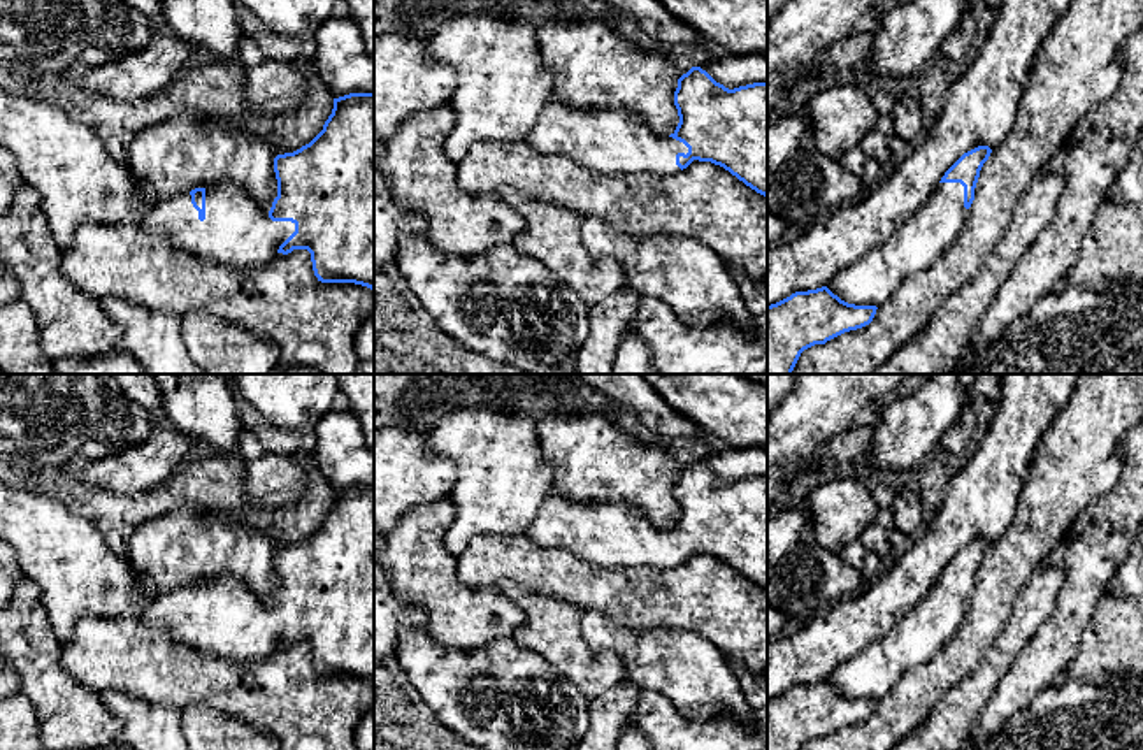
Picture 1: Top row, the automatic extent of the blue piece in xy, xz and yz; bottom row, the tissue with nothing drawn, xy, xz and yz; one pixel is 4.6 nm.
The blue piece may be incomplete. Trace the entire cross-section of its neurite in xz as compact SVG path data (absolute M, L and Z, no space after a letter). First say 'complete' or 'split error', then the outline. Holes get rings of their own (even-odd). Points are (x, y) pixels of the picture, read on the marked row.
split error | M701 67L678 79L679 123L665 137L622 107L574 111L553 97L525 141L597 174L678 174L694 160L723 167L767 197L767 83L734 90Z

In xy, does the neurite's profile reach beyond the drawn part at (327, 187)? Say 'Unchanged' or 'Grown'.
Grown

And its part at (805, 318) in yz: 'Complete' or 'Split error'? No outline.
Split error

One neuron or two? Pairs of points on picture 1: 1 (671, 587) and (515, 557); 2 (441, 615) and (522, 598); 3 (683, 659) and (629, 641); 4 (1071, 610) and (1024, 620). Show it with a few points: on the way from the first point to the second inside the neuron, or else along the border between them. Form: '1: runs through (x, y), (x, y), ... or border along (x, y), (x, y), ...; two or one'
1: runs through (632, 587), (587, 587), (553, 571); one
2: border along (499, 587), (522, 613), (522, 624), (513, 636); two
3: runs through (669, 659), (652, 659), (643, 654); one
4: border along (1064, 576), (1056, 608), (1024, 649); two

